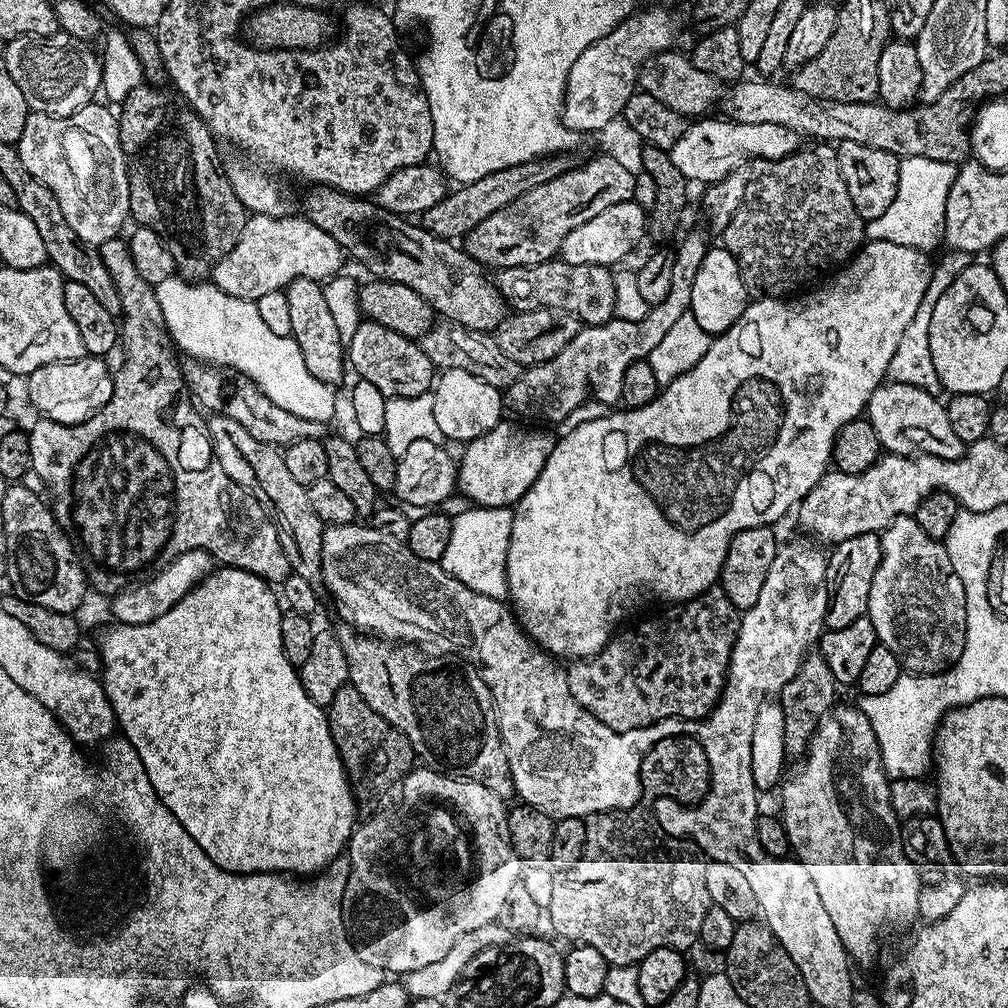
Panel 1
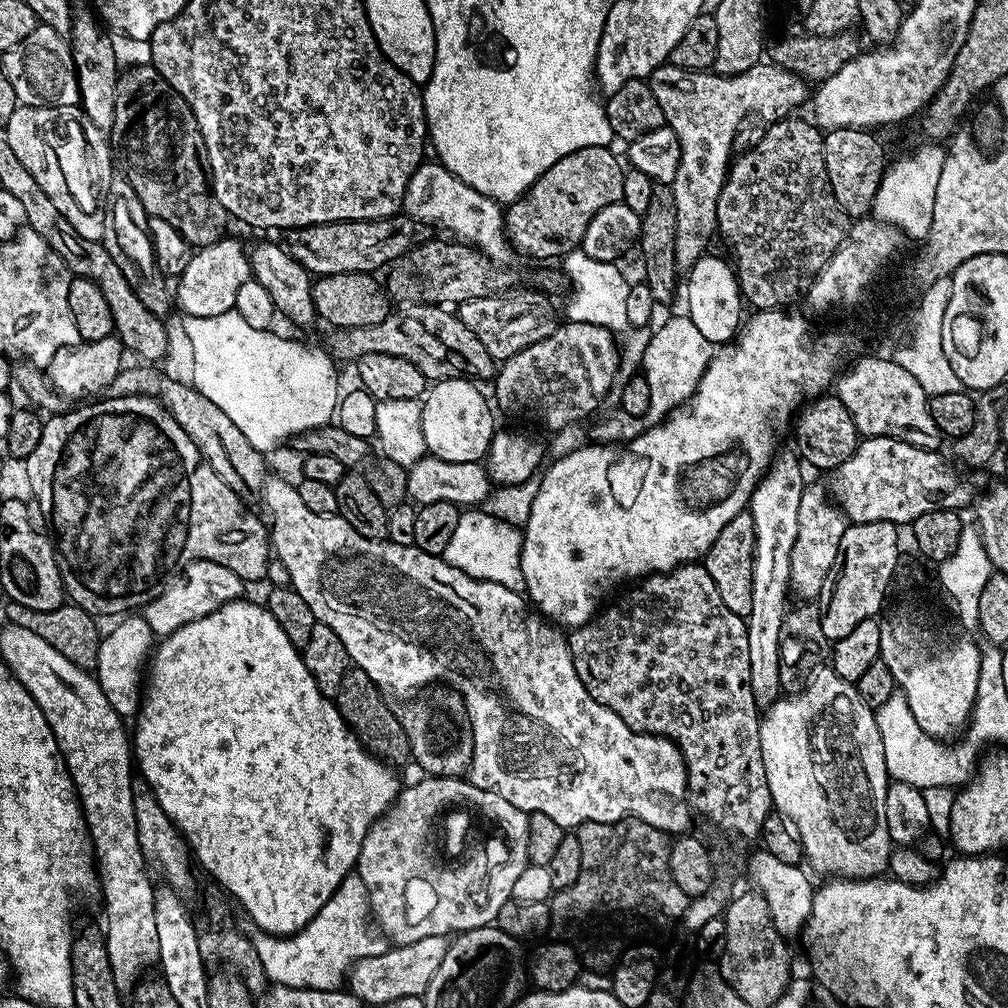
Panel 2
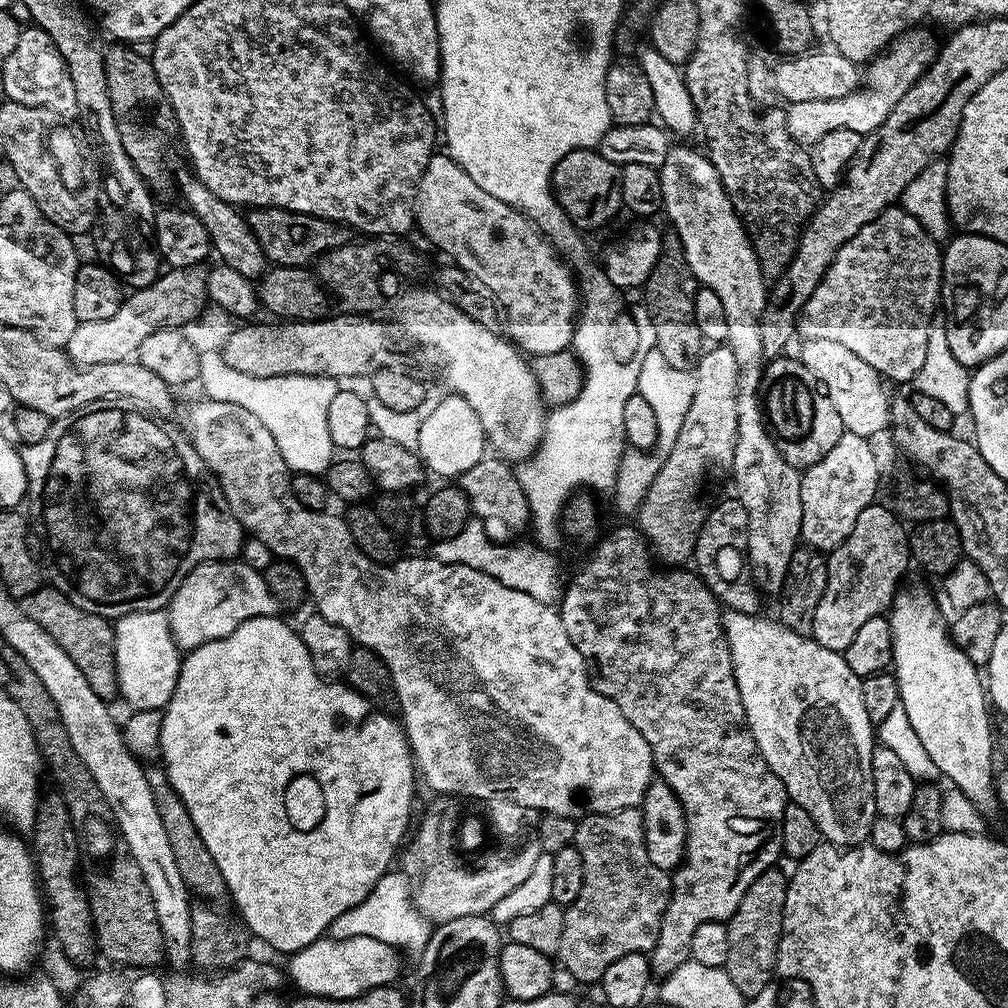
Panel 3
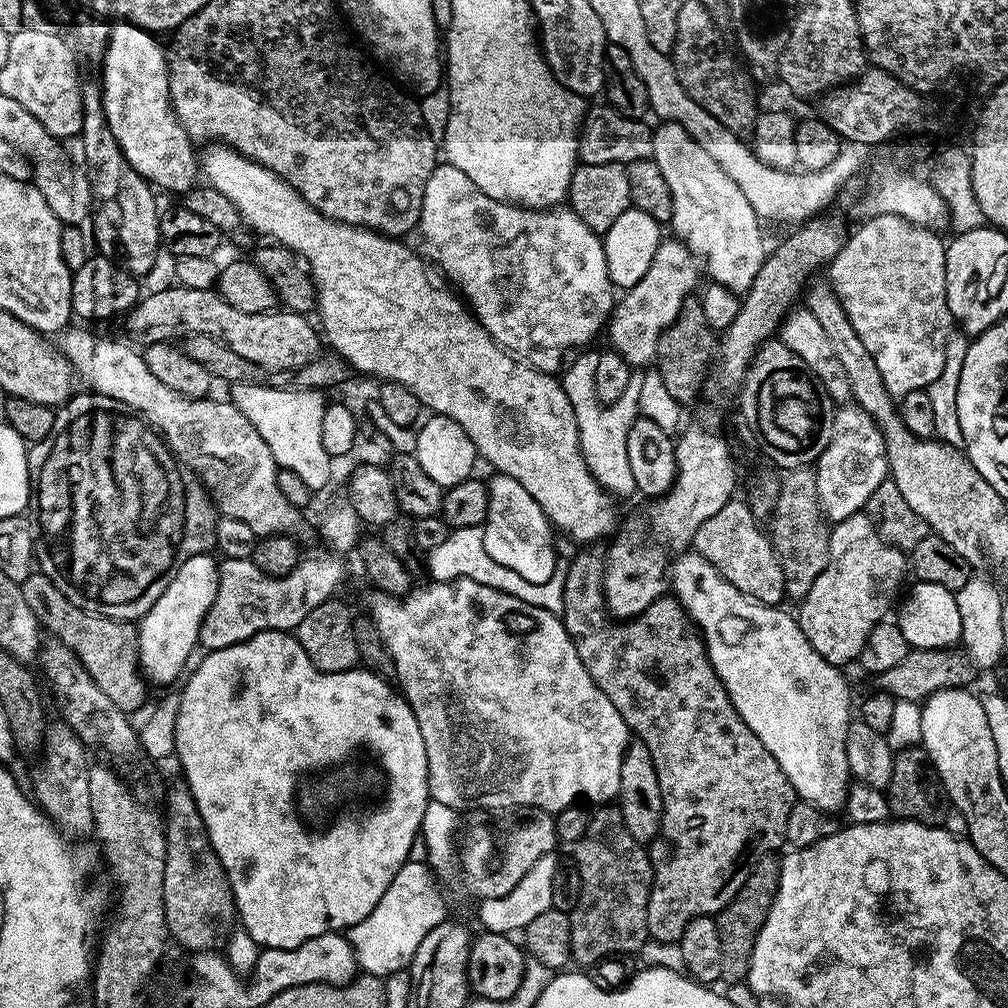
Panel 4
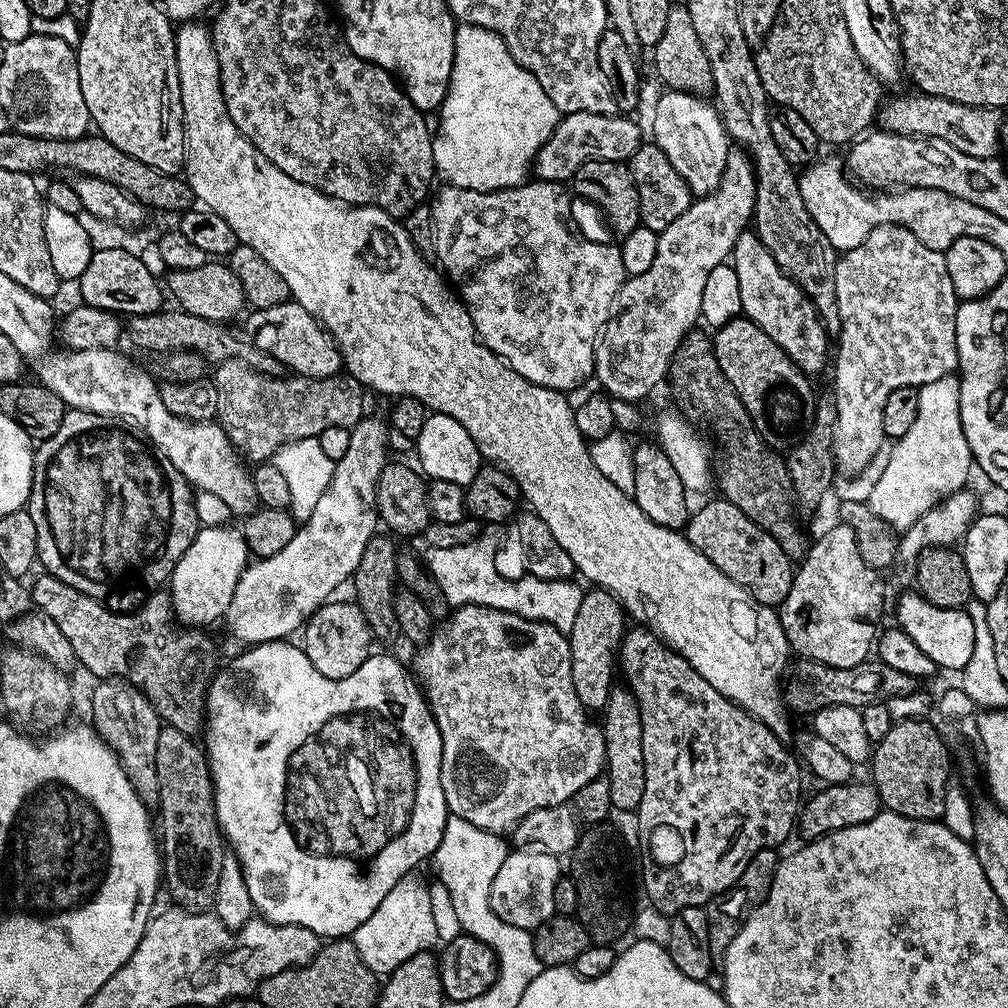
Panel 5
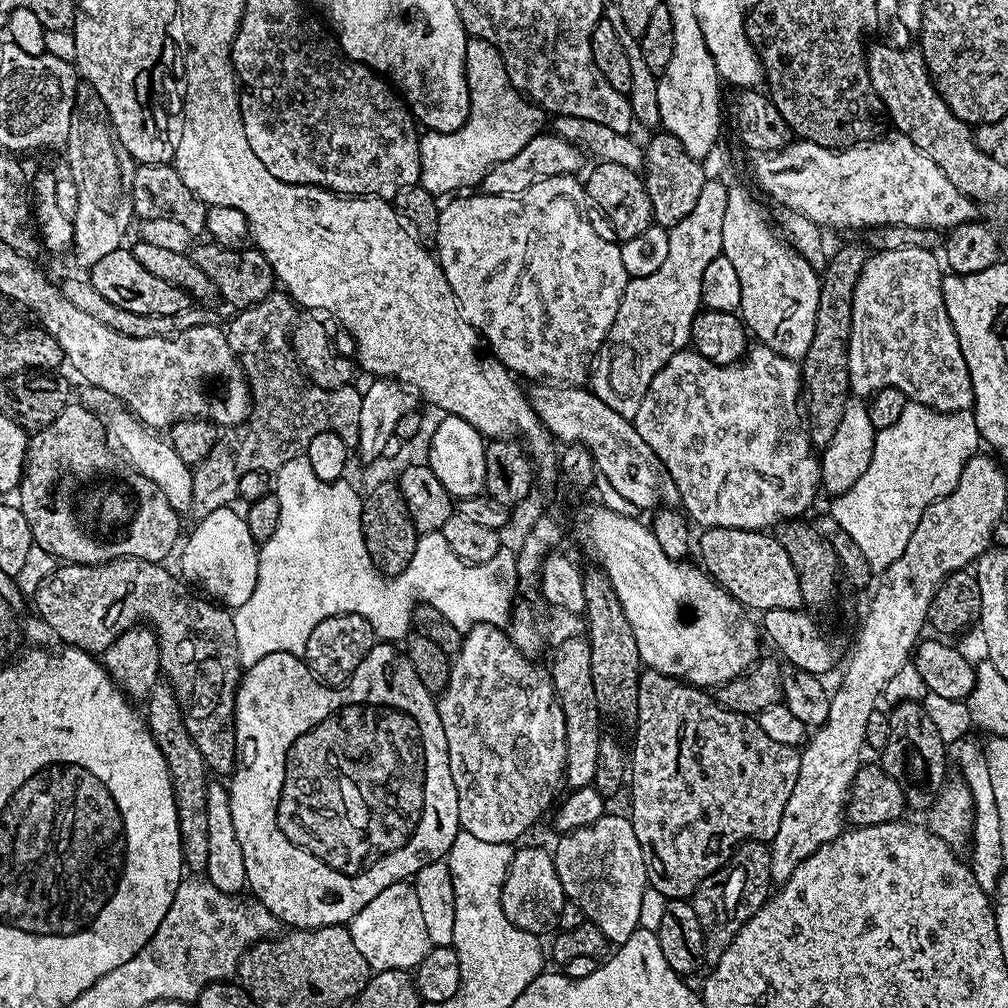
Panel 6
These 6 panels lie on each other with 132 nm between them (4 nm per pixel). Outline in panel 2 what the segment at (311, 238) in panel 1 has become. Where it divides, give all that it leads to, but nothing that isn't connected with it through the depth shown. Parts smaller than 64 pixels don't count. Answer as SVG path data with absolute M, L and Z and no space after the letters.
M225 238L205 248L193 251L190 266L178 277L174 288L174 300L184 316L214 318L218 314L233 311L238 298L238 290L252 276L249 253L236 240Z

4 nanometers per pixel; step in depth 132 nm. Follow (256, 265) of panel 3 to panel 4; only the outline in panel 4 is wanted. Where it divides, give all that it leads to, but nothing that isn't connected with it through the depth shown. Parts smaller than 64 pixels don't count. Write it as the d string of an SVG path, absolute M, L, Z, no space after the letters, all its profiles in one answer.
M116 22L110 27L110 36L104 55L102 71L98 77L102 106L106 114L106 122L114 138L118 138L118 146L134 166L134 170L143 180L157 189L165 188L168 192L183 194L198 184L198 152L195 152L194 142L186 134L186 130L178 122L172 109L170 98L170 78L168 77L168 53L165 45L160 45L153 33L139 28L137 24Z

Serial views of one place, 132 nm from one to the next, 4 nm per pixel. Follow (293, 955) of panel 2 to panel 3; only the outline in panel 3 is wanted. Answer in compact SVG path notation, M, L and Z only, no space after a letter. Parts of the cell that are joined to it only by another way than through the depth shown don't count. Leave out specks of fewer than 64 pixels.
M389 870L374 886L371 894L358 902L358 906L346 910L346 914L338 914L338 918L332 923L330 936L334 940L378 938L378 942L391 944L397 950L419 954L428 945L432 929L430 921L414 906L409 877L403 871Z

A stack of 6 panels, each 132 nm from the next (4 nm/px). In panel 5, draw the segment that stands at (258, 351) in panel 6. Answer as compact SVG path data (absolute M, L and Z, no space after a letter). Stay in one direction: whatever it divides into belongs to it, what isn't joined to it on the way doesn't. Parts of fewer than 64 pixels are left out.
M240 360L217 364L214 371L218 390L216 420L245 461L271 461L276 451L289 440L318 438L322 430L330 430L330 426L351 429L366 416L366 389L347 374L321 380L295 374L267 376L264 370L246 366Z

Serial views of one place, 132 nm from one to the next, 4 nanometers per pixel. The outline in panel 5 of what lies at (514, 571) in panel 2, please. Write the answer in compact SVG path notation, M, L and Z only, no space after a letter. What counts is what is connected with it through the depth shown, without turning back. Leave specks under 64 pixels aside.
M488 526L468 544L450 549L427 549L428 569L438 586L442 586L442 594L446 594L449 605L481 604L487 608L506 610L531 620L541 620L567 634L570 626L574 626L578 606L582 606L582 588L572 580L543 580L527 574L521 575L521 580L507 580L496 569L496 532L495 527Z

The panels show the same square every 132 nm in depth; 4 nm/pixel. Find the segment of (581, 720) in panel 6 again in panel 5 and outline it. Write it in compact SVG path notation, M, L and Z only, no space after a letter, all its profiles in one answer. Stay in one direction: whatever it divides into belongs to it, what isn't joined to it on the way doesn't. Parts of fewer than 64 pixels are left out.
M597 587L584 592L582 606L578 606L578 615L574 618L574 626L570 626L566 635L570 646L570 678L574 678L574 694L578 694L586 710L602 710L606 706L614 686L612 668L614 672L620 641L626 635L624 620L624 607L609 592Z

